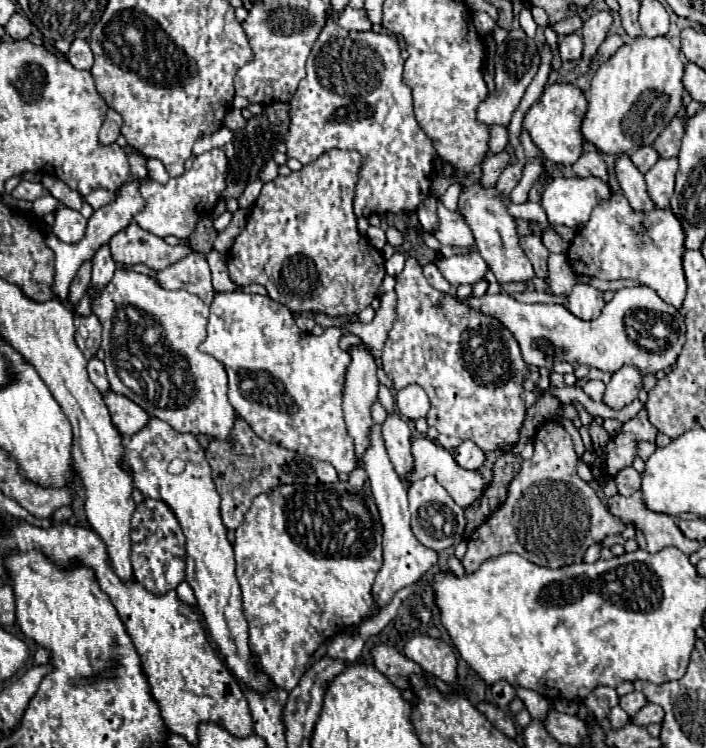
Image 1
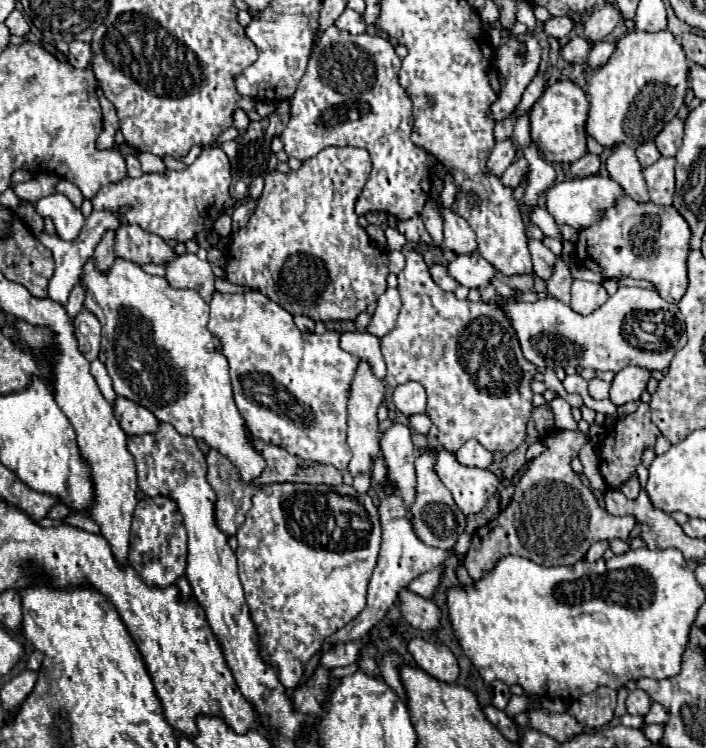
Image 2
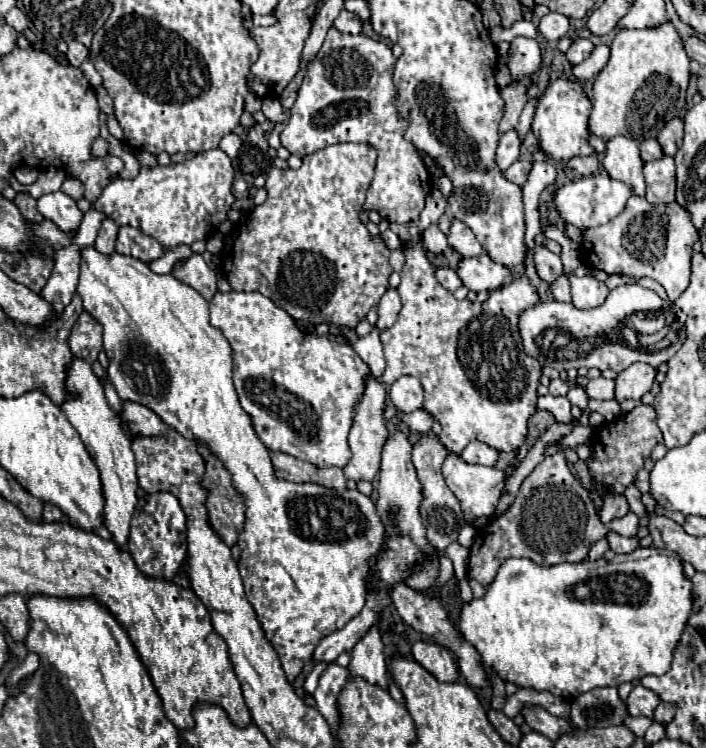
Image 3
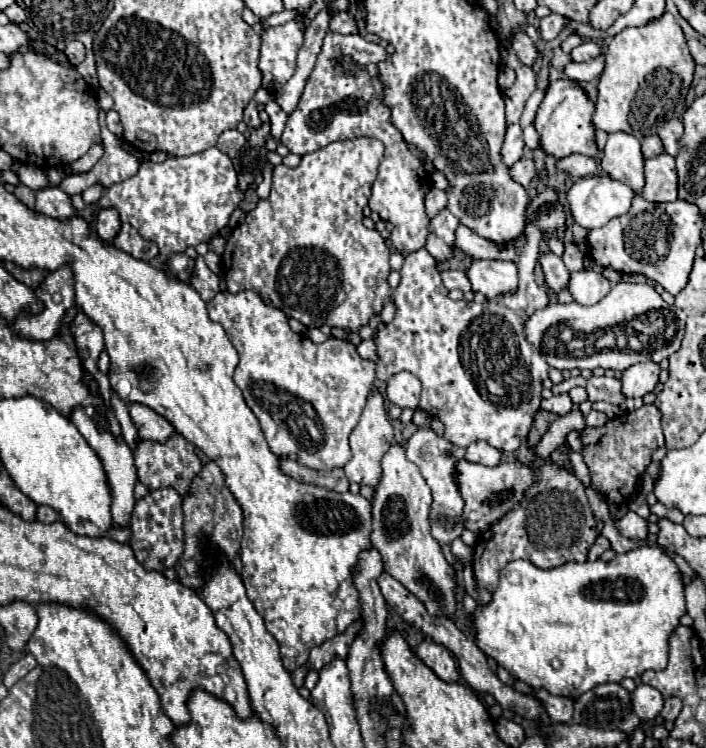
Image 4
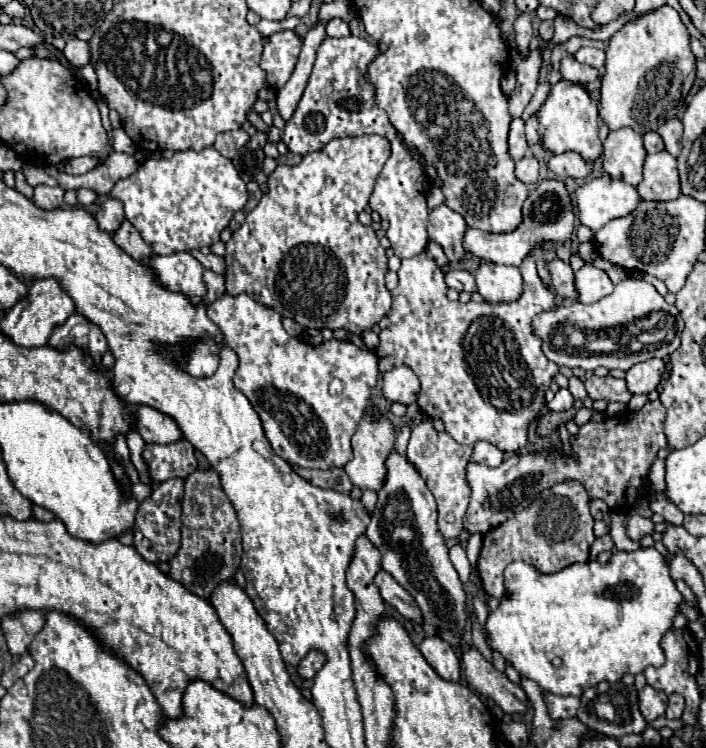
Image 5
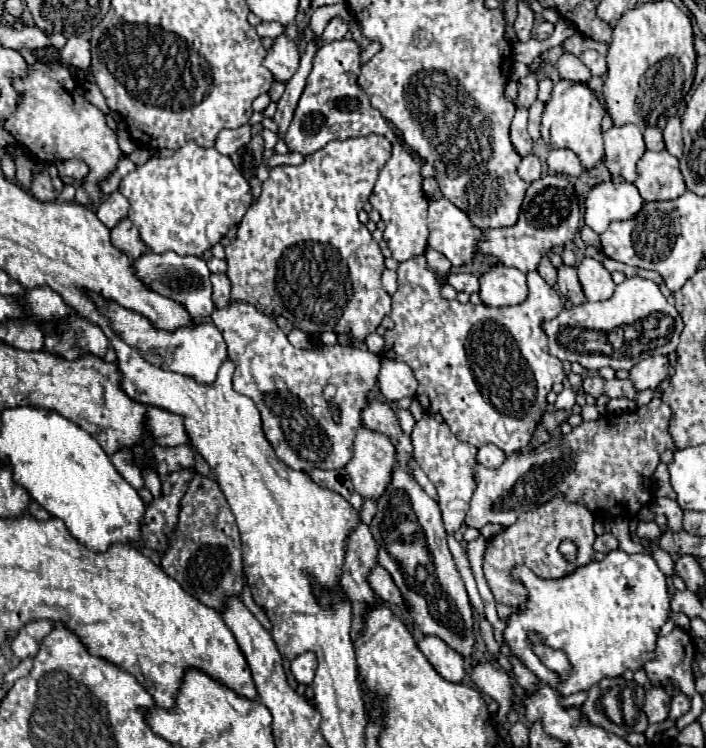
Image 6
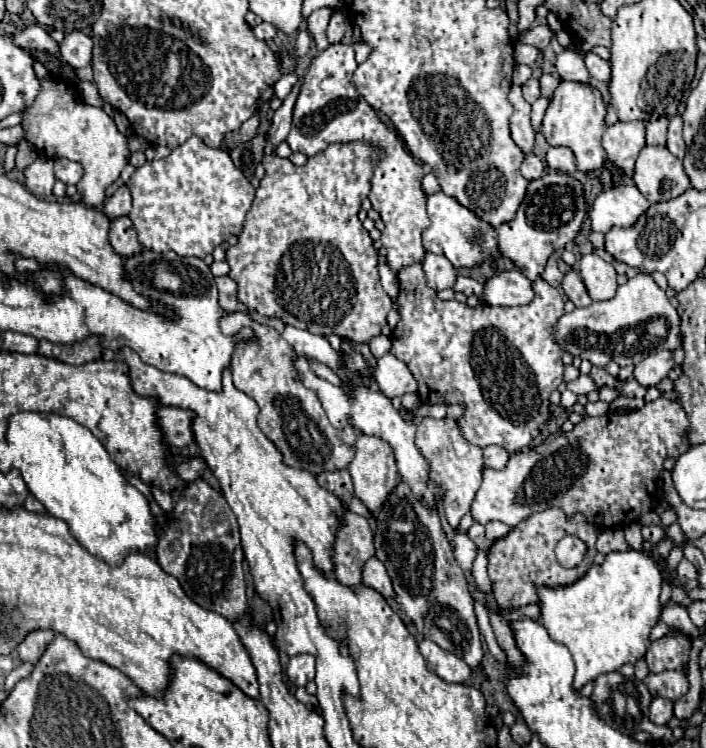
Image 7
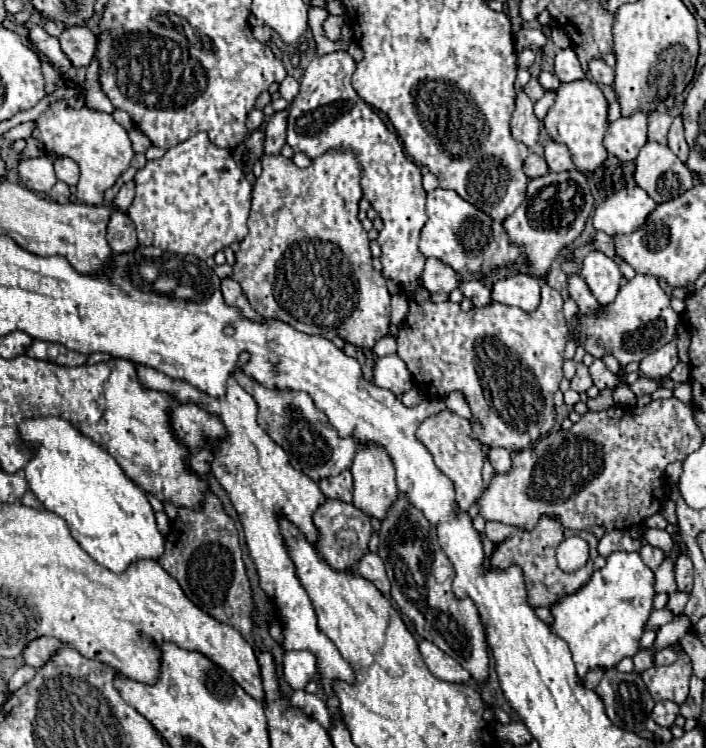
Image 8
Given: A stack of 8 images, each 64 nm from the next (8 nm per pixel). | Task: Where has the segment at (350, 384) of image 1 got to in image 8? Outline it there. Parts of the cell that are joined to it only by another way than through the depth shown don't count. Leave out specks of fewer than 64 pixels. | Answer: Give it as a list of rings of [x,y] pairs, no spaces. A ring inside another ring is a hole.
[[[358,448],[350,472],[354,476],[354,506],[382,520],[398,496],[390,456],[382,448]]]

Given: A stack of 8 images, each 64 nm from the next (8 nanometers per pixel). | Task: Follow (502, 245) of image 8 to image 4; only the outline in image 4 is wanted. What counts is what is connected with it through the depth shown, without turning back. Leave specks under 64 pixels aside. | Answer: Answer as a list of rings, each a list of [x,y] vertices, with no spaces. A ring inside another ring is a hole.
[[[444,208],[436,218],[430,220],[430,226],[428,226],[428,228],[430,228],[432,232],[436,232],[440,238],[444,238],[444,242],[446,242],[448,246],[452,246],[452,244],[454,244],[454,230],[456,230],[458,224],[460,224],[458,218],[452,216],[452,212],[450,212],[448,208]]]

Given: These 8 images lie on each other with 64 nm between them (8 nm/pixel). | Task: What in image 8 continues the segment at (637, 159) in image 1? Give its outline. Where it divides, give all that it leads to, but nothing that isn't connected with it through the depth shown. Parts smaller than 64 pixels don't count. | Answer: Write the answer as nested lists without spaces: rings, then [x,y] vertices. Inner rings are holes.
[[[670,114],[652,116],[650,124],[648,124],[648,140],[650,142],[658,142],[658,144],[666,144],[666,136],[668,136],[670,124],[672,124],[672,116]]]

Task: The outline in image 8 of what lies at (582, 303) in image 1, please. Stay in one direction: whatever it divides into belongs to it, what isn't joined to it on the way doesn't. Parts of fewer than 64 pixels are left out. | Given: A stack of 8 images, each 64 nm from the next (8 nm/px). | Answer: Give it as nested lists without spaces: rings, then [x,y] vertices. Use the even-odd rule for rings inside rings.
[[[592,250],[582,262],[582,276],[600,305],[606,306],[616,298],[622,274],[618,270],[618,264],[606,254]]]

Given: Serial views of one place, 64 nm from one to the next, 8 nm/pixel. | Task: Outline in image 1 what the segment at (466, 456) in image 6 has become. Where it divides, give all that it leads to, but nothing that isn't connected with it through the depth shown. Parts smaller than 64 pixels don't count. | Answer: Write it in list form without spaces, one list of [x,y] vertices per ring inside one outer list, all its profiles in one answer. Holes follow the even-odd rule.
[[[434,478],[412,482],[408,486],[408,502],[410,502],[410,514],[412,514],[412,534],[418,538],[422,546],[440,552],[462,540],[464,526],[466,526],[464,510],[452,500],[452,496]]]

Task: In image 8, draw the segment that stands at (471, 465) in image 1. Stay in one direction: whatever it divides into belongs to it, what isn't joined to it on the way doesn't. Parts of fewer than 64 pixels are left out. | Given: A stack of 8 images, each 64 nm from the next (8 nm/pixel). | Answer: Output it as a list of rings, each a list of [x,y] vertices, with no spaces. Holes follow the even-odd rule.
[[[490,448],[488,454],[486,454],[486,458],[492,464],[492,468],[496,472],[500,472],[500,474],[504,474],[504,472],[510,470],[510,462],[512,462],[510,460],[510,452],[506,452],[504,448]]]

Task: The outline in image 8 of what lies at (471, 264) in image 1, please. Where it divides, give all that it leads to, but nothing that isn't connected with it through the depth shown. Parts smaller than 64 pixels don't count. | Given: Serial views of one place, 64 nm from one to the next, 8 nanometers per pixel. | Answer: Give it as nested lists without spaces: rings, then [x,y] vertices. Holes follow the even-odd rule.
[[[512,274],[494,282],[492,302],[506,306],[518,306],[522,310],[534,310],[540,302],[540,284],[528,274]]]

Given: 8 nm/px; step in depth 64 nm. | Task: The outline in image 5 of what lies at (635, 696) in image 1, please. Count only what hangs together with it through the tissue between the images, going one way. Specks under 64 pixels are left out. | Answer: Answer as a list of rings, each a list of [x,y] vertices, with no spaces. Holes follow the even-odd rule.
[[[644,686],[640,692],[638,692],[638,708],[642,712],[642,716],[652,722],[654,718],[662,716],[664,710],[666,710],[666,702],[668,702],[668,696],[660,690],[654,690],[652,686]]]

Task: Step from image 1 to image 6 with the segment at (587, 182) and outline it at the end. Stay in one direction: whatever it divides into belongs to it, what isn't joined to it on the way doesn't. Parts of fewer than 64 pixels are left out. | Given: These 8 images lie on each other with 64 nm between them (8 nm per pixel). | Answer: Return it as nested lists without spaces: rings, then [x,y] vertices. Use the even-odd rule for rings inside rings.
[[[600,182],[584,194],[584,222],[602,234],[610,222],[628,220],[638,214],[644,200],[630,182]]]

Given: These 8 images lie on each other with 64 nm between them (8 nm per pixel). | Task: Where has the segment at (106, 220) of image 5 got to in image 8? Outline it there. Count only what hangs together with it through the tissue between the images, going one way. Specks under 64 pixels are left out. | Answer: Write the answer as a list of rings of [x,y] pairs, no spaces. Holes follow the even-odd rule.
[[[126,182],[126,184],[120,188],[120,192],[116,194],[116,198],[110,202],[110,206],[112,206],[114,210],[128,212],[132,200],[134,200],[134,184],[132,184],[132,182]]]

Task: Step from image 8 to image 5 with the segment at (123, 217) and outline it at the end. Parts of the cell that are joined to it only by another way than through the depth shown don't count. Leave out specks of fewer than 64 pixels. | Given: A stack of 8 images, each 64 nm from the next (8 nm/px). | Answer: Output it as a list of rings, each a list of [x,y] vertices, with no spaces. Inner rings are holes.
[[[128,220],[122,222],[122,226],[112,234],[112,238],[126,254],[130,254],[138,262],[146,260],[146,256],[154,256],[154,250],[150,248],[150,244],[142,240],[140,232]]]

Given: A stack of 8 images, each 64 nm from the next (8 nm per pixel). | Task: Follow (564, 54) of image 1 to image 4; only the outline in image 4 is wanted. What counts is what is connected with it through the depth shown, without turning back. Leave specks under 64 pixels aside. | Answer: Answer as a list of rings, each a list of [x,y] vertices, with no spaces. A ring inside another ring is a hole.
[[[584,40],[580,46],[576,46],[576,48],[570,52],[570,56],[572,56],[574,62],[586,62],[586,60],[598,56],[600,50],[602,50],[602,48],[600,48],[598,44],[594,44],[592,40]]]

